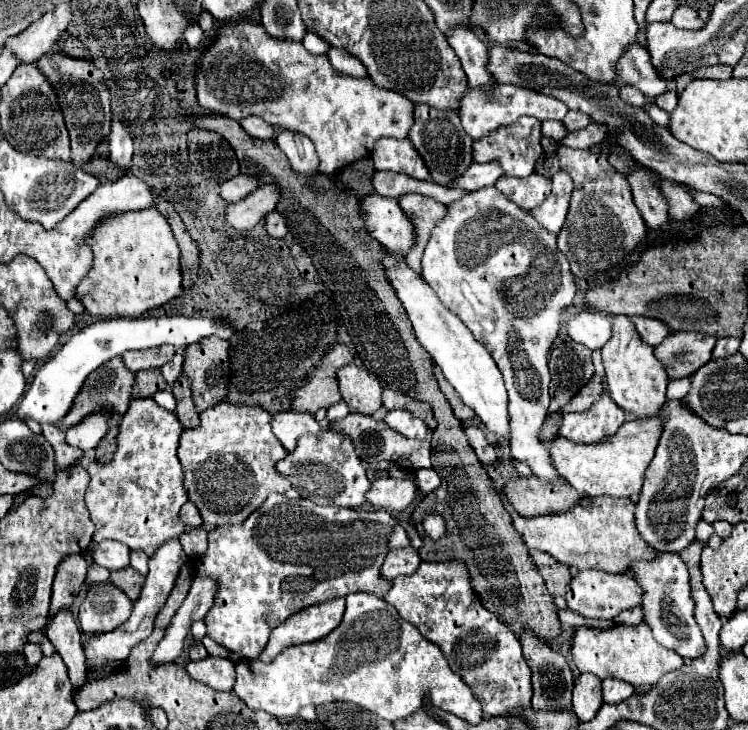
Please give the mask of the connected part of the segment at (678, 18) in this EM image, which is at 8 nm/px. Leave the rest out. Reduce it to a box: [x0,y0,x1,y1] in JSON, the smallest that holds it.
[672,7,704,29]

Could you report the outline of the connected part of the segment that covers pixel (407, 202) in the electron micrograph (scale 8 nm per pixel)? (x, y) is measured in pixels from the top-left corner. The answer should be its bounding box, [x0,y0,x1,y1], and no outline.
[398,193,446,273]

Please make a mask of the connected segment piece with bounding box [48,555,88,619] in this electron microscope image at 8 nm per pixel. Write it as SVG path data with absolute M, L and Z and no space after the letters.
M70 555L64 559L64 563L58 565L54 585L52 585L52 601L50 601L48 619L60 613L62 609L72 607L86 579L86 571L88 571L88 563L82 555Z

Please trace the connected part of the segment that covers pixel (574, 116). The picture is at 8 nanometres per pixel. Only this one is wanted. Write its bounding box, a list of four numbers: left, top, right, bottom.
[562,111,590,131]

